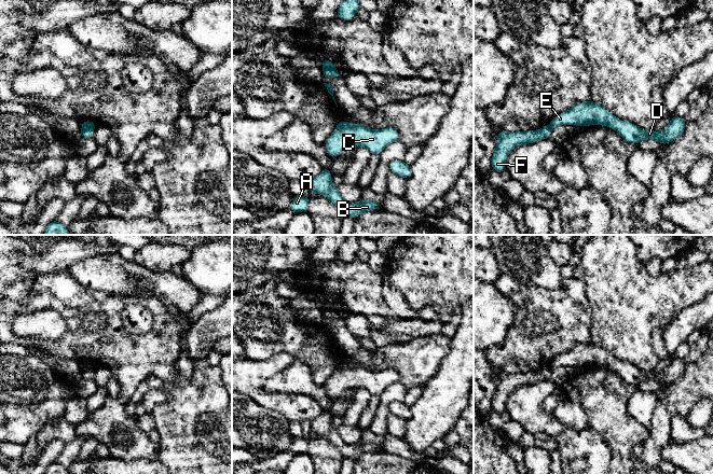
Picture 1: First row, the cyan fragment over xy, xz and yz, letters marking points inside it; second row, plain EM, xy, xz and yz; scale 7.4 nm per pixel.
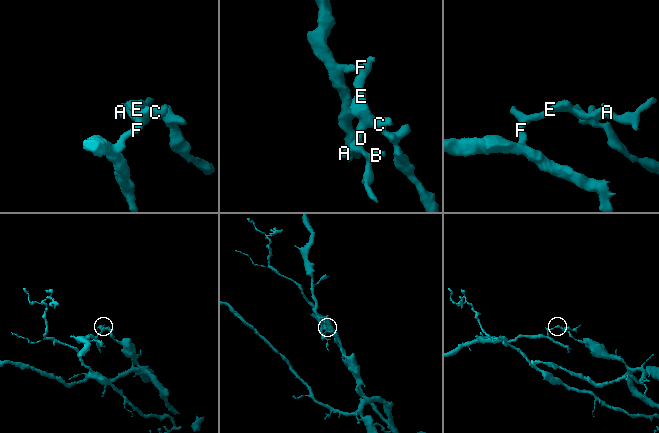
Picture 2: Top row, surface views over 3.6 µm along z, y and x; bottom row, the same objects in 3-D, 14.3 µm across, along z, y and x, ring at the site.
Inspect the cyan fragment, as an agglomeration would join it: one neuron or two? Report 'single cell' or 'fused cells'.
fused cells

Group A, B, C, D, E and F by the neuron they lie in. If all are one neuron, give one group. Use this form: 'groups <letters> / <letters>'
groups A B C D E / F

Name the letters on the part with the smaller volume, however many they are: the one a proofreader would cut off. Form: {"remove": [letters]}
{"remove": ["F"]}

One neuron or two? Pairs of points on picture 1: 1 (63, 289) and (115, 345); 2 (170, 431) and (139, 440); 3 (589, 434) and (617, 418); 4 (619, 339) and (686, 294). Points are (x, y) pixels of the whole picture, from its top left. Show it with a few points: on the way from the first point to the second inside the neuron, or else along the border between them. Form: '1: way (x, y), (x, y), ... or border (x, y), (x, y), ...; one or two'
1: way (74, 303), (101, 333); one
2: border (156, 444), (159, 459); two
3: border (588, 424), (600, 434), (609, 450); two
4: way (635, 323), (659, 300), (670, 294); one

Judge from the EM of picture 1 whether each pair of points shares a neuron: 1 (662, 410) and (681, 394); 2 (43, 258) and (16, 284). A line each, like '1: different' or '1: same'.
1: different
2: different

